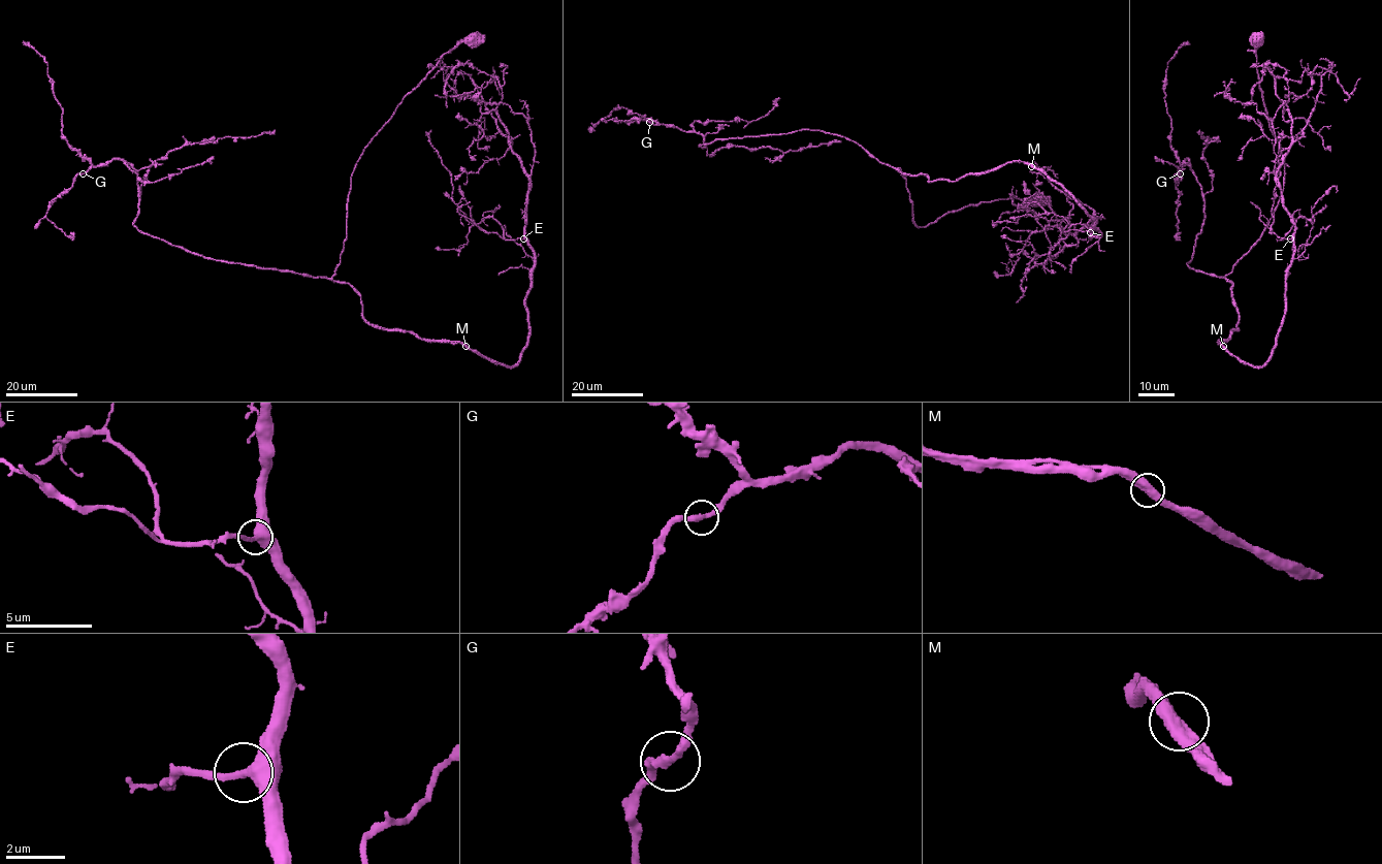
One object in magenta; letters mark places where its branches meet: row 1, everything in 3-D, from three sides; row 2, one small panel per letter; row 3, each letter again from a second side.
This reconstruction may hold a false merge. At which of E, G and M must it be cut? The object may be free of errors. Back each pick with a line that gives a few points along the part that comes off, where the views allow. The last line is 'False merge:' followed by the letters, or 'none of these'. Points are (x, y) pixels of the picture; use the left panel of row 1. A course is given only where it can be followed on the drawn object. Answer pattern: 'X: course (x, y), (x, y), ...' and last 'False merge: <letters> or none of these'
False merge: none of these

